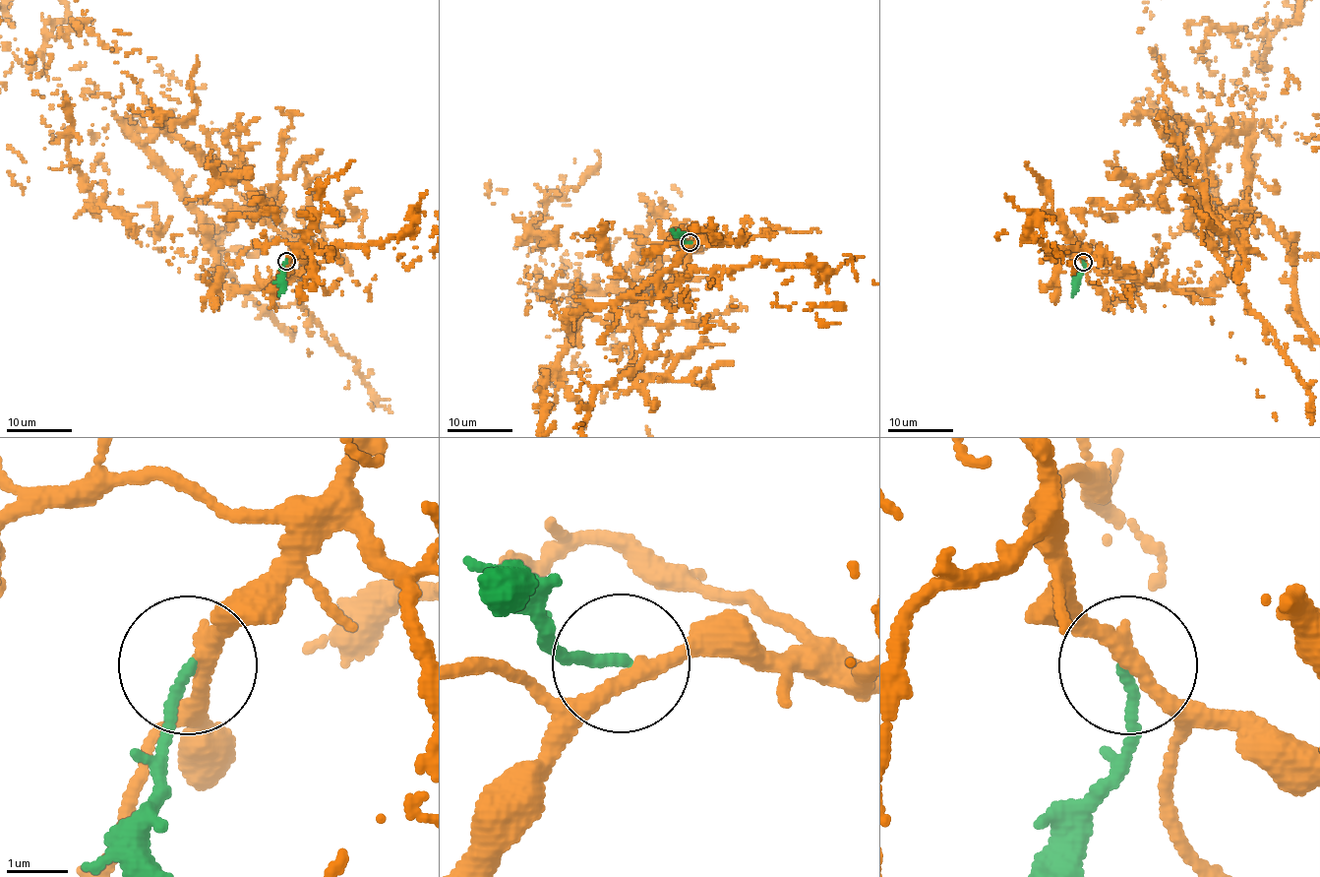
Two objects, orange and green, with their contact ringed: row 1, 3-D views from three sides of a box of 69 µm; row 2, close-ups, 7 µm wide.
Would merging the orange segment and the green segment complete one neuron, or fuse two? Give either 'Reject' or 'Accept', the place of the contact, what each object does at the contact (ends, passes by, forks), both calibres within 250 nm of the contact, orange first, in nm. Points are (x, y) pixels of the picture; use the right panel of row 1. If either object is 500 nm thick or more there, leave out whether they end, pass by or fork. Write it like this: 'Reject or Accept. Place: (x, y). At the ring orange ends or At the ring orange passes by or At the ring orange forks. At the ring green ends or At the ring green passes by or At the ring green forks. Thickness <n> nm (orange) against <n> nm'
Accept. Place: (1083, 262). At the ring orange passes by. At the ring green ends. Thickness 280 nm (orange) against 160 nm

